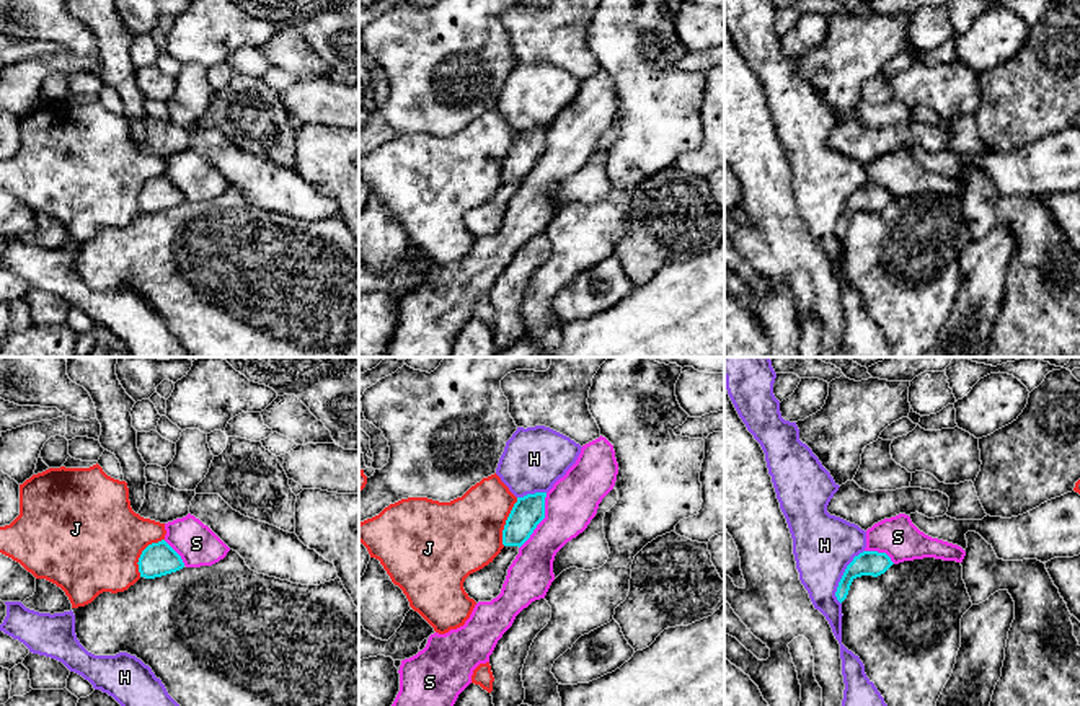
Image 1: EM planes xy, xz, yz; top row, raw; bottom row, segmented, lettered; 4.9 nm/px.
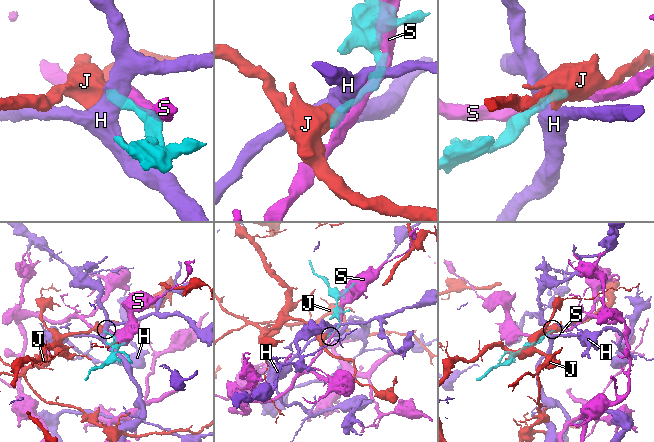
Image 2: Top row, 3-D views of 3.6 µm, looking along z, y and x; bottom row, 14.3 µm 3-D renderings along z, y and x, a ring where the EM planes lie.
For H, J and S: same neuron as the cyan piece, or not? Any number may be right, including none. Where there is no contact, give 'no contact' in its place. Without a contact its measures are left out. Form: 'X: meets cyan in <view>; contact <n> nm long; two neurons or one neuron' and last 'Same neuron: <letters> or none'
H: meets cyan in yz; contact 300 nm long; two neurons
J: meets cyan in xz; contact 260 nm long; two neurons
S: meets cyan in xz; contact 320 nm long; two neurons
Same neuron: none

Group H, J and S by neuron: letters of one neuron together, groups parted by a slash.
H / J / S

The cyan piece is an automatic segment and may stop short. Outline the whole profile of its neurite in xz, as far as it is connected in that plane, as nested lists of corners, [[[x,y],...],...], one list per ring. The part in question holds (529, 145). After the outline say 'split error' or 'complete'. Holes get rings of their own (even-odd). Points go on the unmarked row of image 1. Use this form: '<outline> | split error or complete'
[[[547,127],[517,132],[502,165],[504,183],[488,201],[470,209],[463,217],[465,227],[476,238],[491,236],[501,228],[507,204],[519,189],[519,183],[545,153],[545,132]]] | split error

